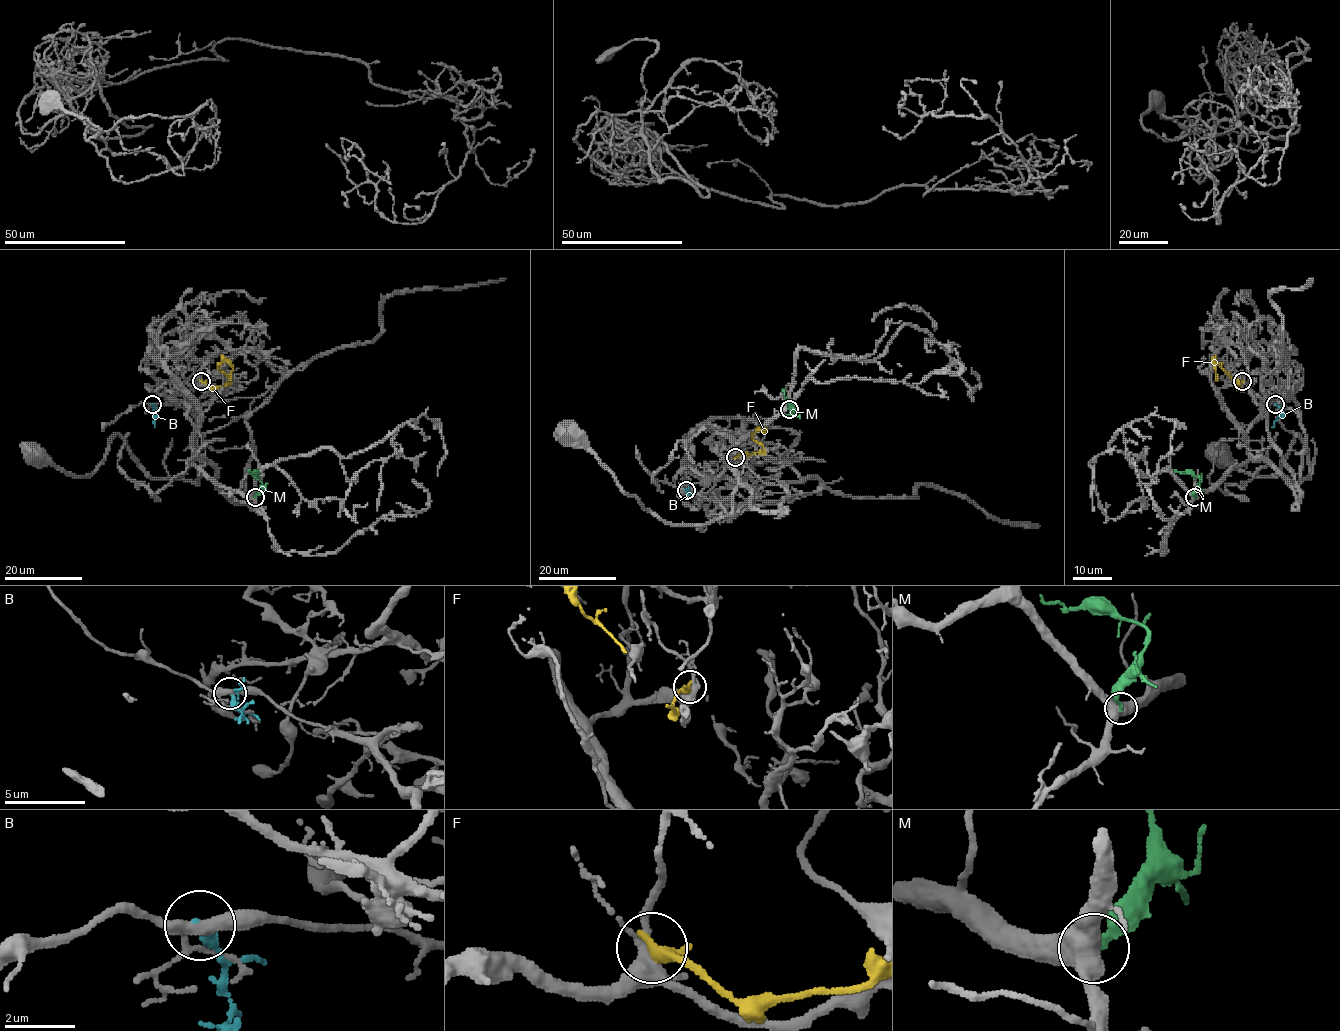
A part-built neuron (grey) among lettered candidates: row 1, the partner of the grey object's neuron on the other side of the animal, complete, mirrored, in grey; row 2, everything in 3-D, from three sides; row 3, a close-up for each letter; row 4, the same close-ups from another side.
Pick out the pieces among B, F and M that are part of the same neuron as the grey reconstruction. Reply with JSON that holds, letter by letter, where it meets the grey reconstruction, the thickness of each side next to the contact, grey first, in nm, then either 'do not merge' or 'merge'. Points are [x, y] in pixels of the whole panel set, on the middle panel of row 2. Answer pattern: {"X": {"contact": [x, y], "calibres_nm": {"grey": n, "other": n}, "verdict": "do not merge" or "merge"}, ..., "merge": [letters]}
{"B": {"contact": [686, 490], "calibres_nm": {"grey": 320, "other": 320}, "verdict": "do not merge"}, "F": {"contact": [735, 457], "calibres_nm": {"grey": 360, "other": 400}, "verdict": "do not merge"}, "M": {"contact": [789, 409], "calibres_nm": {"grey": 480, "other": 260}, "verdict": "do not merge"}, "merge": []}

